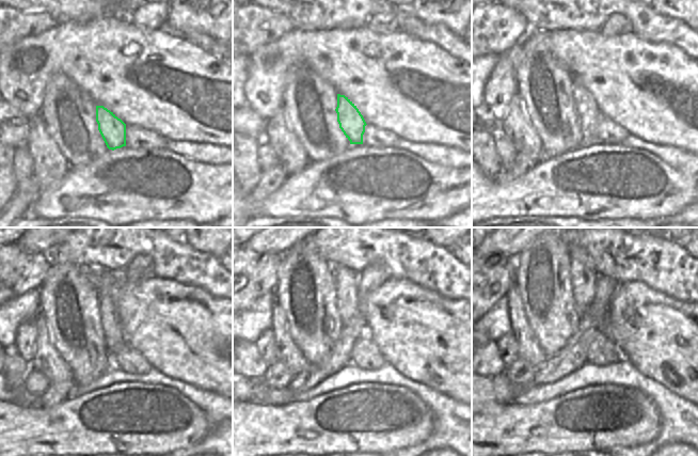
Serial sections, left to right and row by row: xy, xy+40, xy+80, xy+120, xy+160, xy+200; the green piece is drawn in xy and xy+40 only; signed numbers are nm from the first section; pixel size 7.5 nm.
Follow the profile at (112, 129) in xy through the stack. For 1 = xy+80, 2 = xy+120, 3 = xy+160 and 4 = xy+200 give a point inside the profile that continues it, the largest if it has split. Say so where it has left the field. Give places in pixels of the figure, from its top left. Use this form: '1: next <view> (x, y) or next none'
1: next xy+80 (589, 115)
2: next xy+120 (113, 335)
3: next xy+160 (346, 280)
4: next xy+200 (584, 277)

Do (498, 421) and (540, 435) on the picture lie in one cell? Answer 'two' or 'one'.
one

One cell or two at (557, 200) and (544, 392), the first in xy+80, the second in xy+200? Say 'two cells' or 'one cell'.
two cells

